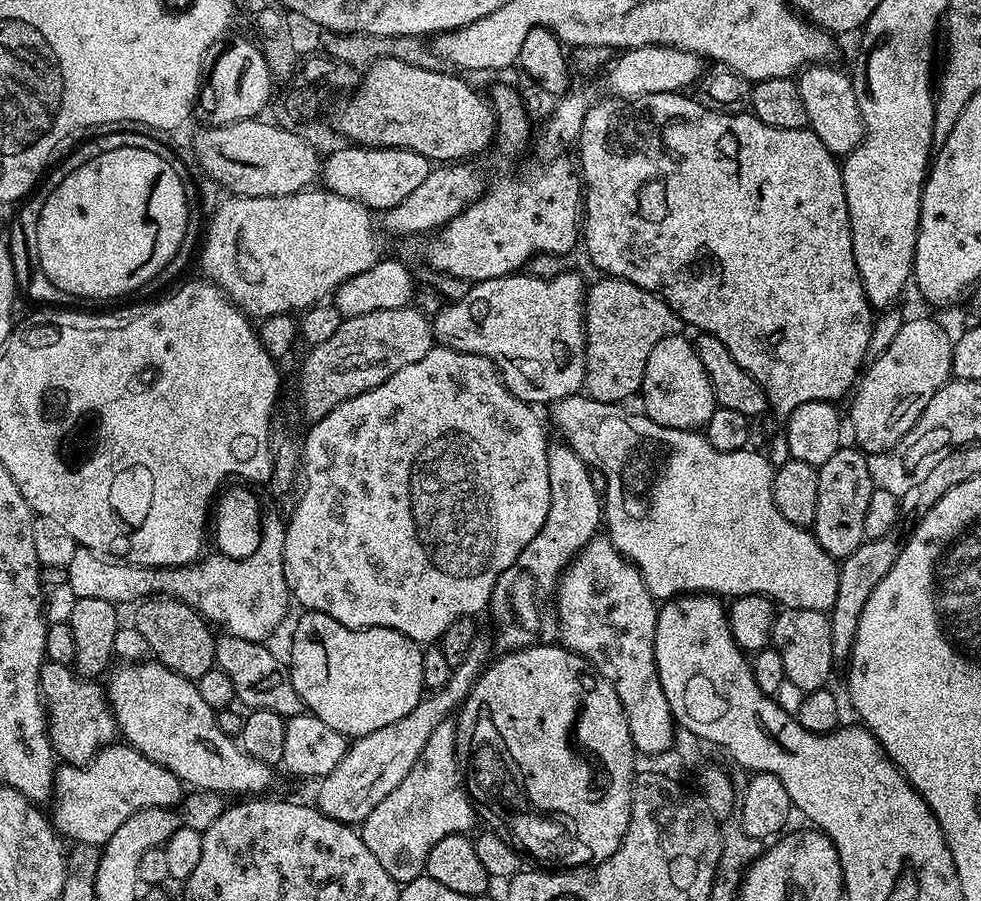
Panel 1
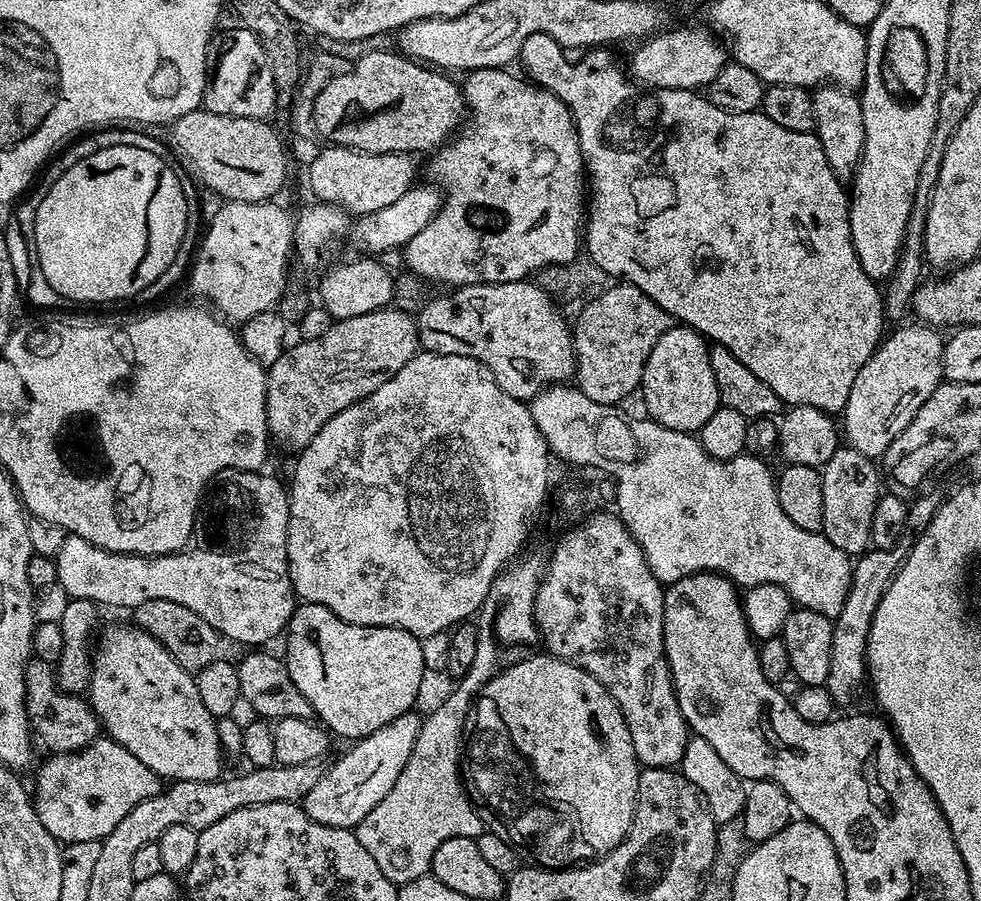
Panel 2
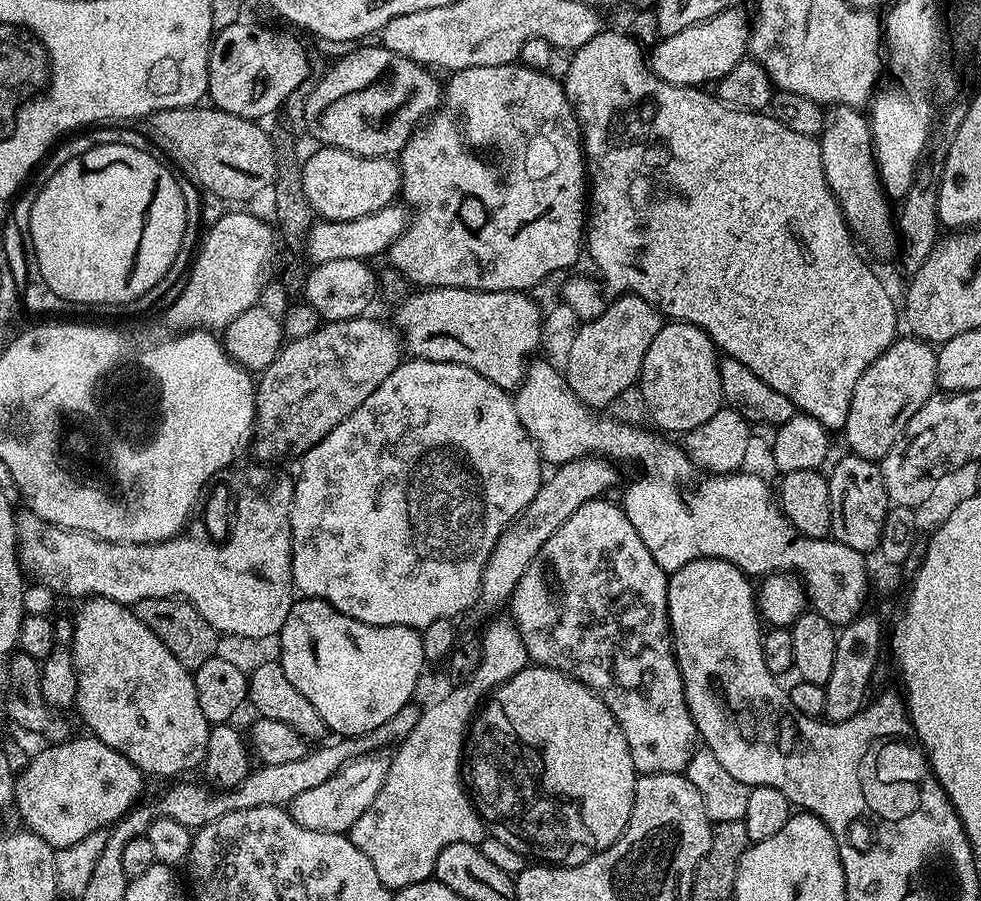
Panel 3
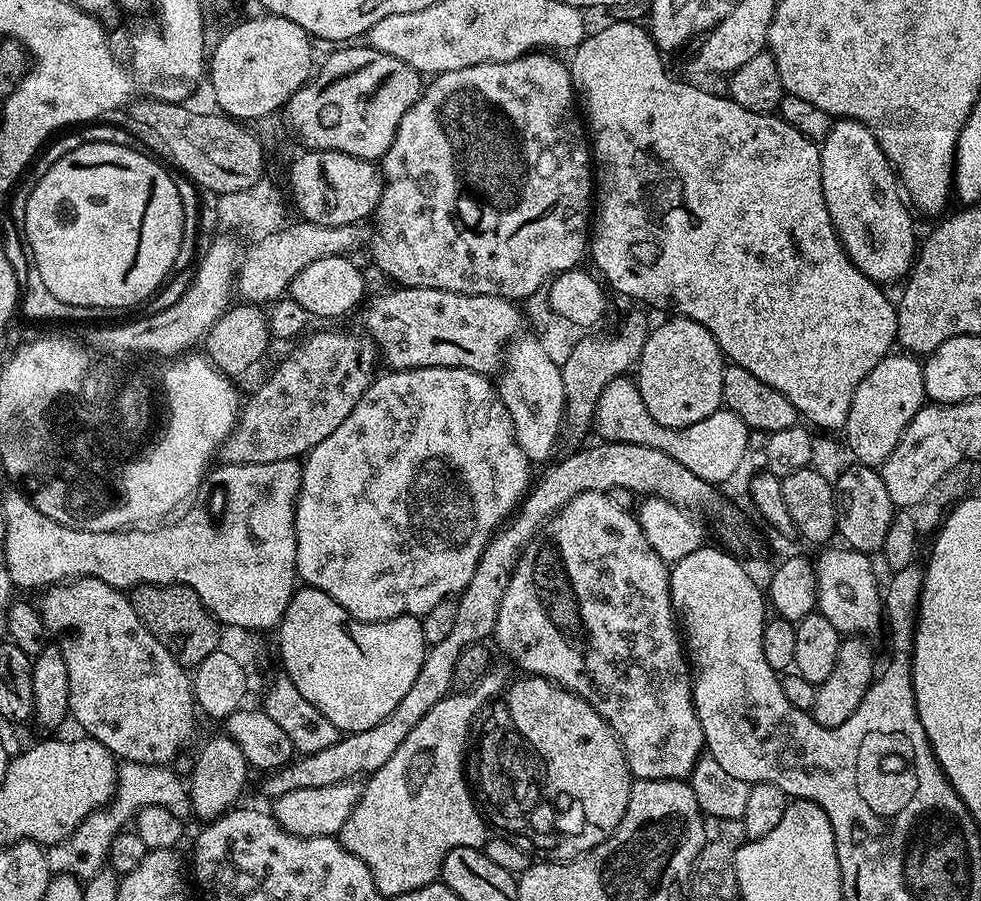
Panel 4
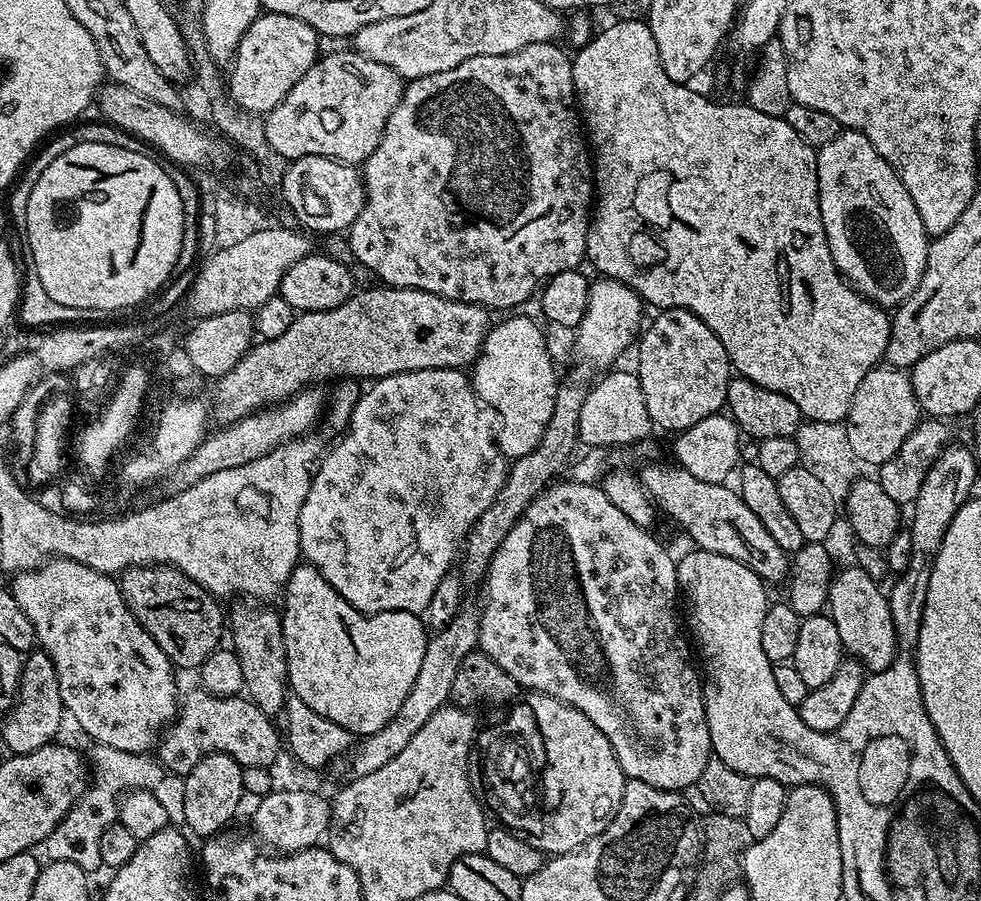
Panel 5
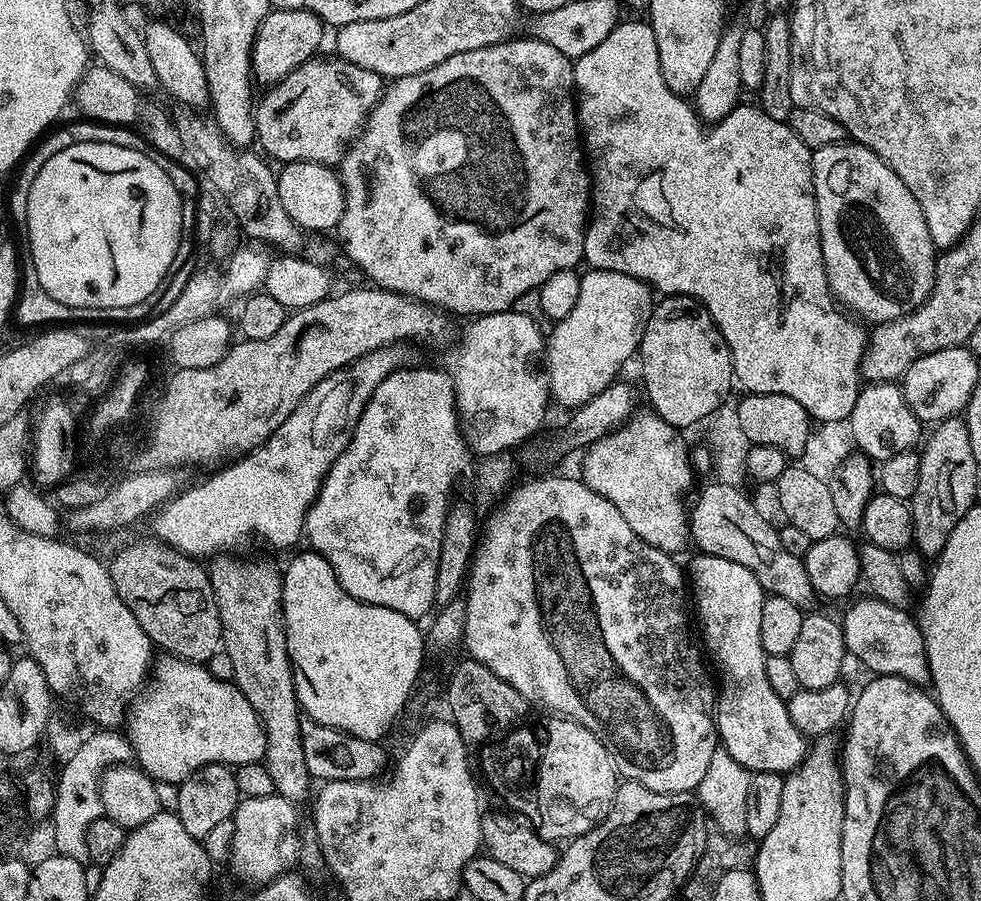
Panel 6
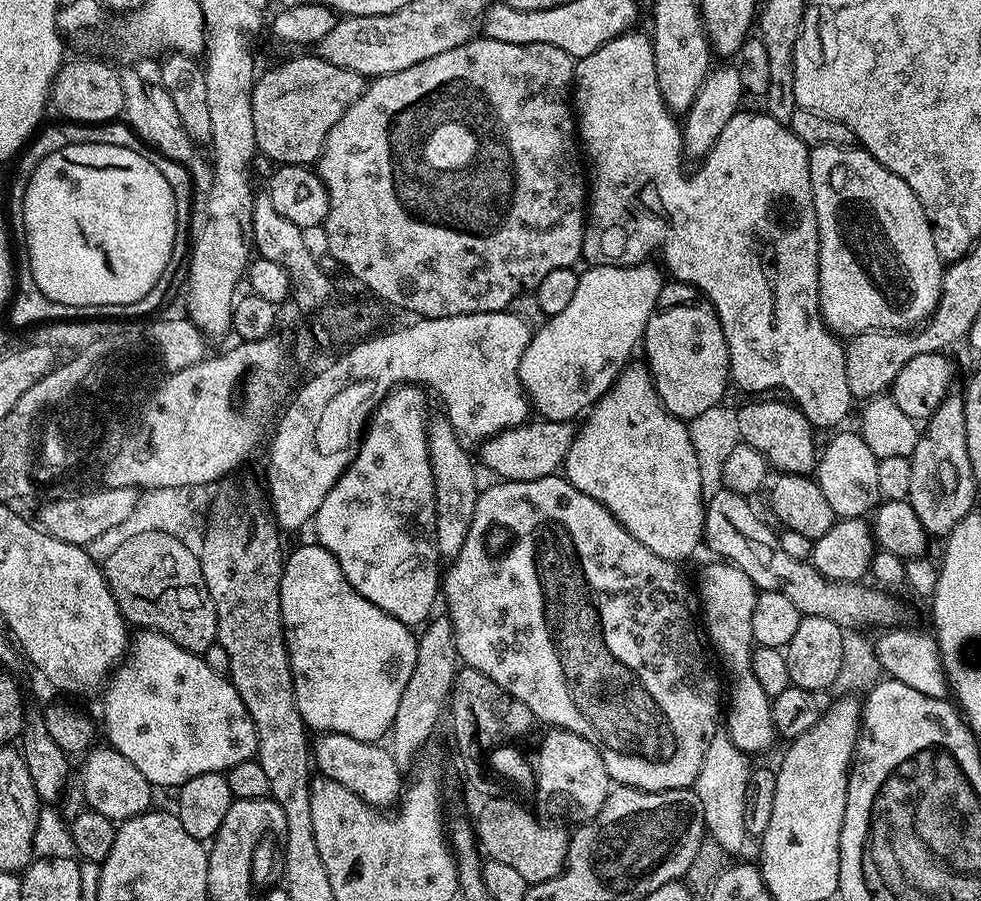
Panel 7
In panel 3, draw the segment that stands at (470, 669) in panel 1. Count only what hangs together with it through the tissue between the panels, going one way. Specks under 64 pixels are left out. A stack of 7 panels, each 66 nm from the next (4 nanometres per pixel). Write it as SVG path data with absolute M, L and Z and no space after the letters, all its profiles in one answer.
M369 754L352 760L345 768L338 770L334 778L305 790L292 800L290 811L294 822L306 826L306 830L351 833L354 822L366 814L366 806L378 798L378 790L382 790L386 782L389 763L389 757L384 757L384 754Z

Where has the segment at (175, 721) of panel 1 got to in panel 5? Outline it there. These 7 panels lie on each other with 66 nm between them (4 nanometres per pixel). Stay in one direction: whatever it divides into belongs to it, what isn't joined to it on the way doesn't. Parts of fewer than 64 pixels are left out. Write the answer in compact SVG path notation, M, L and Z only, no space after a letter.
M59 558L45 559L39 568L15 573L11 580L12 597L18 606L22 606L26 618L34 622L37 645L54 662L65 713L71 719L73 716L77 726L96 744L151 753L157 743L158 733L178 712L177 673L158 642L154 642L138 618L130 614L120 593L119 583L107 572L82 566L82 562Z

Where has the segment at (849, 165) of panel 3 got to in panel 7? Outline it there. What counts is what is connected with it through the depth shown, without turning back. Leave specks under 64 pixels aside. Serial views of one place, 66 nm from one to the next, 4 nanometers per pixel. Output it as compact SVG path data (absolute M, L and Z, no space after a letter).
M823 144L811 149L808 157L820 235L818 286L825 324L841 338L851 338L872 328L912 330L923 324L940 303L946 264L934 246L926 210L914 190L859 146L839 148Z

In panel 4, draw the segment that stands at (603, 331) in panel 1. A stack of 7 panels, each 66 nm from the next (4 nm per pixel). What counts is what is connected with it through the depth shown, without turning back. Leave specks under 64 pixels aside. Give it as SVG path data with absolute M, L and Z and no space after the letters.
M632 312L616 328L613 336L585 335L583 340L574 346L570 358L560 365L562 390L564 391L564 423L562 425L562 444L572 450L581 443L580 440L593 427L592 415L596 412L596 403L614 378L631 373L640 363L642 346L650 331L650 323L640 312Z

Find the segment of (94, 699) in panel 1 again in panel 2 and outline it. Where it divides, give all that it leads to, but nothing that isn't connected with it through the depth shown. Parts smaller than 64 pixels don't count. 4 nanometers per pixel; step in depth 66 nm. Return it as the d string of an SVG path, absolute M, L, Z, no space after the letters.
M31 659L24 675L26 694L24 705L28 711L29 725L37 737L44 739L49 753L81 752L101 735L100 722L92 713L87 699L74 692L61 692L56 686L56 669L50 662Z

